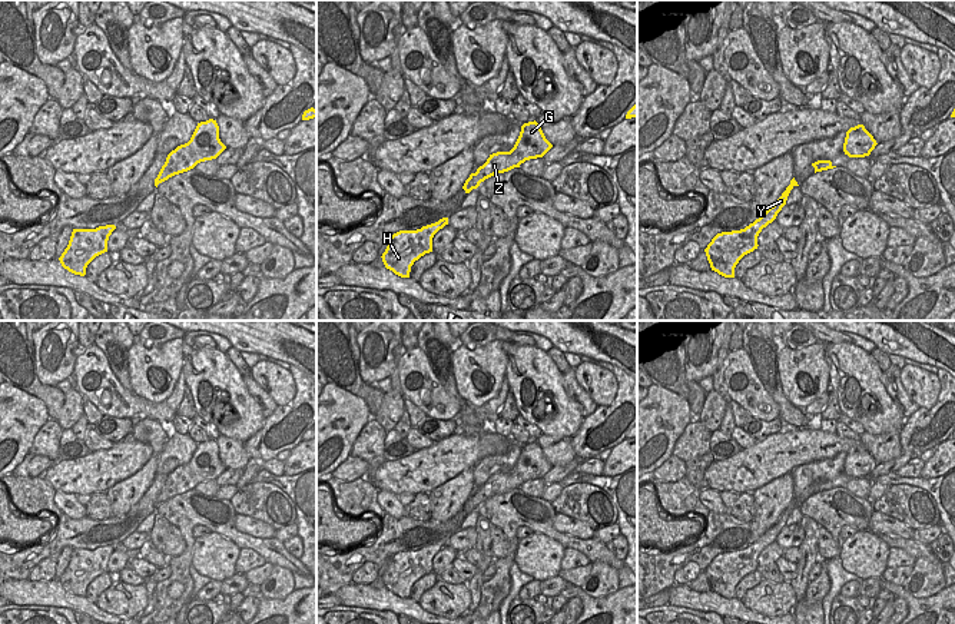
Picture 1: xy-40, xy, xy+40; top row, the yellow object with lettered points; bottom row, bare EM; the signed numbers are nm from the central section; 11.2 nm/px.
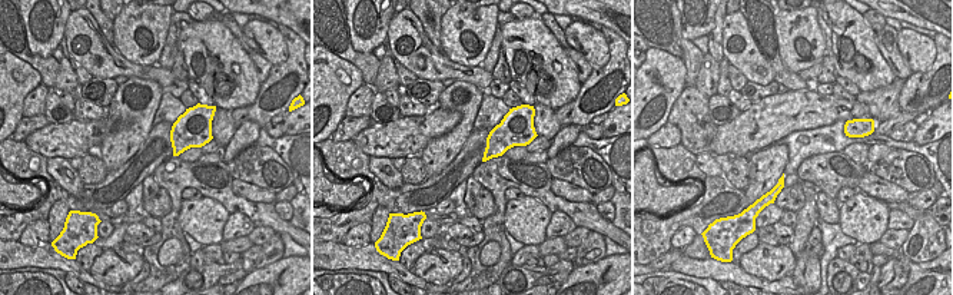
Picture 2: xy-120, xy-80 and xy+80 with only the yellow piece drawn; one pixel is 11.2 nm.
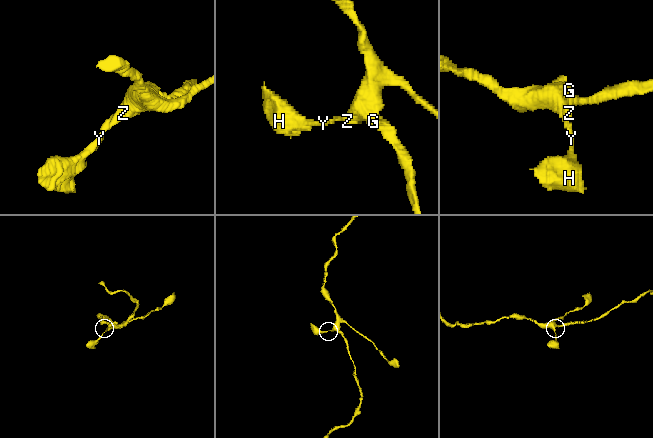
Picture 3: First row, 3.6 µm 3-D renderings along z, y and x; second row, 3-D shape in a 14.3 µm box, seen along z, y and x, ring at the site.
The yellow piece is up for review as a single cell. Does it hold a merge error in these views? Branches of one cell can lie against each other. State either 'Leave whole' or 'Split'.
Leave whole.

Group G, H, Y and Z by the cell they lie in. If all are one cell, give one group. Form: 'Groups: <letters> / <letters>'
Groups: G H Y Z

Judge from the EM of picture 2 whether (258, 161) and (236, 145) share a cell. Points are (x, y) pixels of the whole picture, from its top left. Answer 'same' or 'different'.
different

